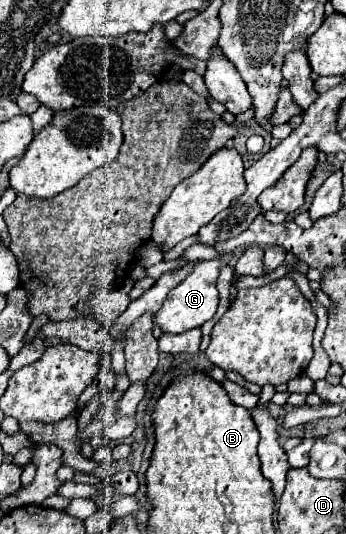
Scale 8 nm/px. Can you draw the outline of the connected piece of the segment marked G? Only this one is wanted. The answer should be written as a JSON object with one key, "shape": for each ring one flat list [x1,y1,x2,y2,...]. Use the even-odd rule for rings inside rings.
{"shape":[[204,260,200,264,196,264,196,268,192,270,192,274,188,274,164,300,160,312,154,316,154,322,162,328,162,332,172,332,172,334,180,334,192,328,202,326,206,320,210,320,216,314,220,296,216,290,216,278,218,278,218,268,220,268,222,260]]}

